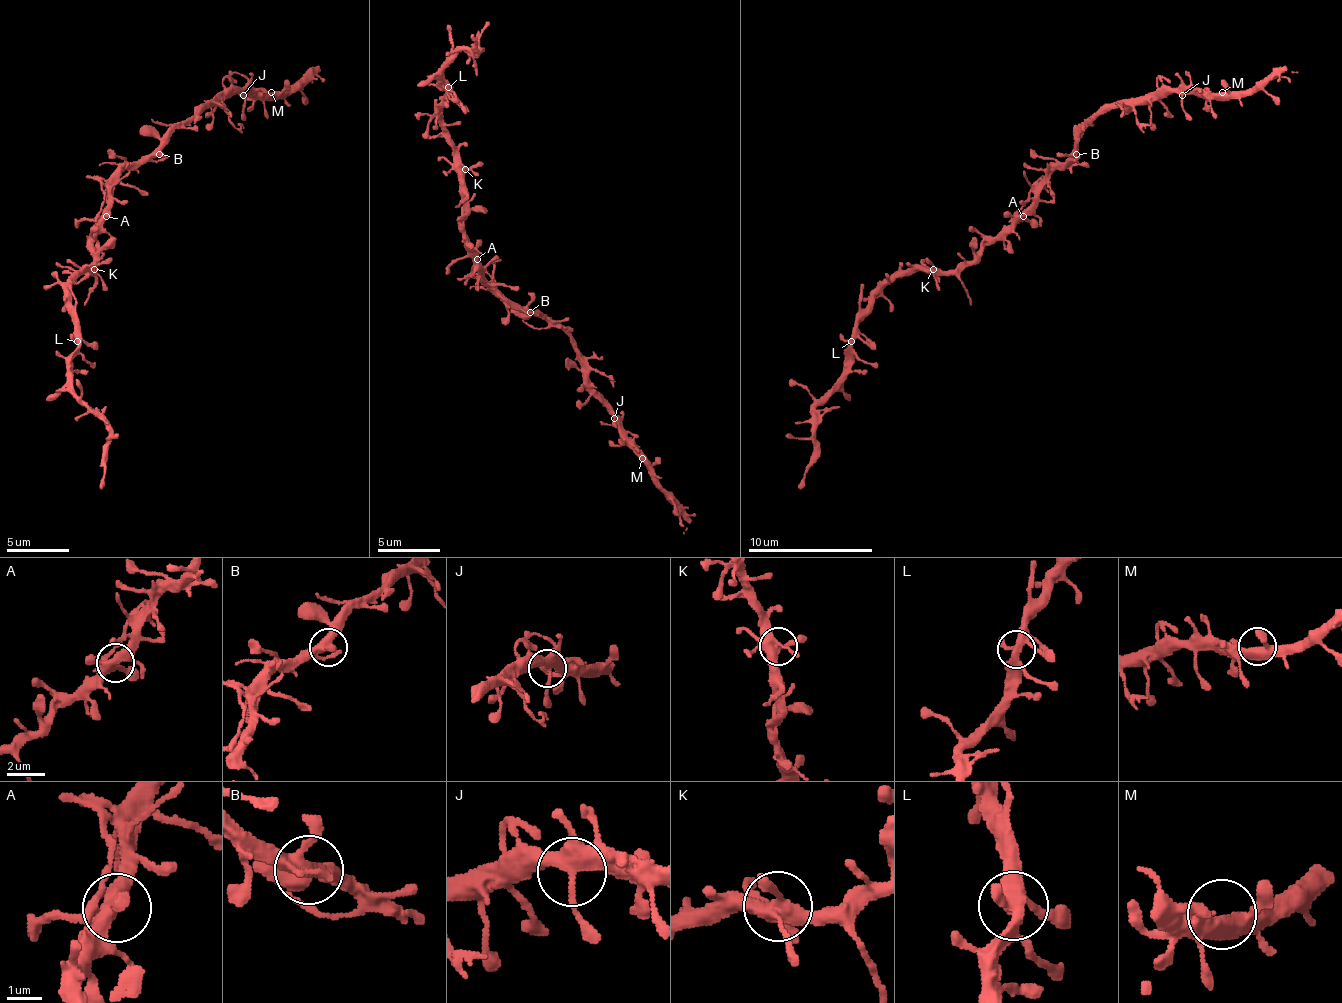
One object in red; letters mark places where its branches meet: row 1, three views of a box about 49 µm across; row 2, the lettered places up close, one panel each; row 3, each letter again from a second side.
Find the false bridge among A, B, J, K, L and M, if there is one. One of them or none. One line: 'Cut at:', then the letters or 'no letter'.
Cut at: no letter

